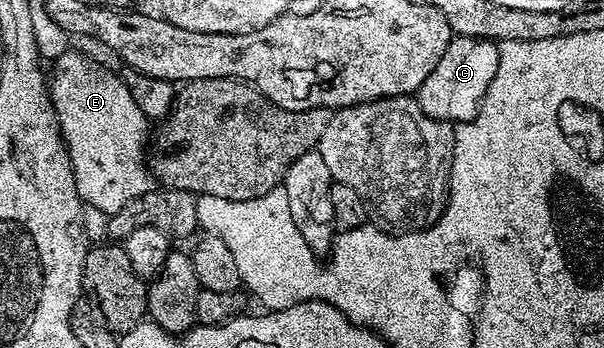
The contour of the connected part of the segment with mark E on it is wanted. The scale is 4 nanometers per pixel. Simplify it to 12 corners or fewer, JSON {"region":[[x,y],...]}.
{"region":[[68,50],[50,93],[81,202],[153,189],[150,120],[123,77]]}

